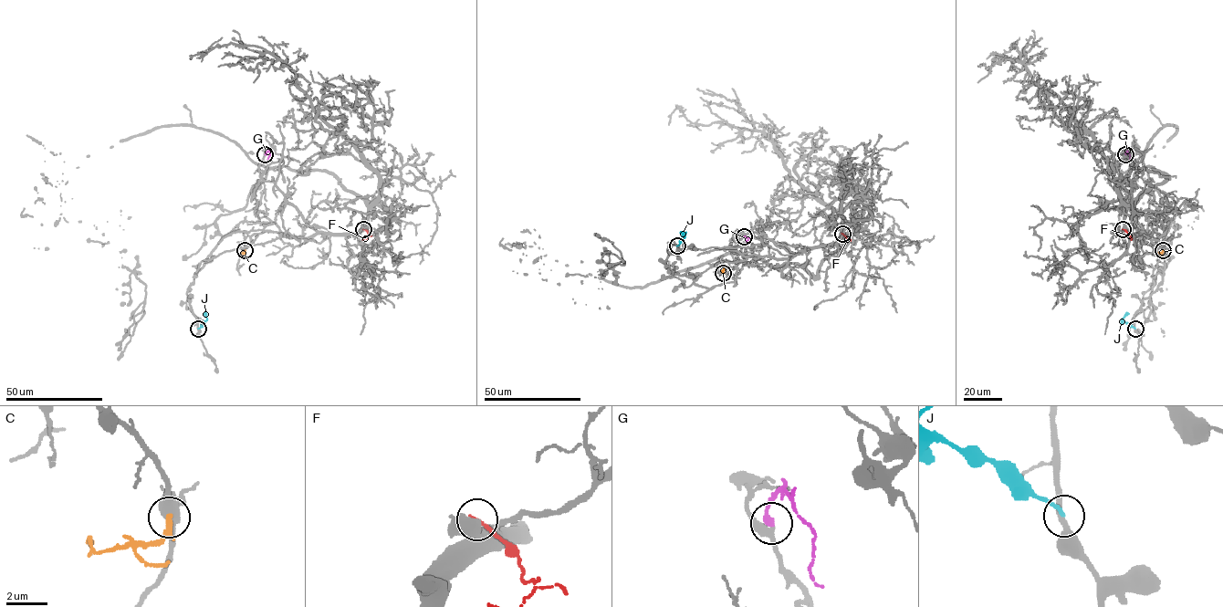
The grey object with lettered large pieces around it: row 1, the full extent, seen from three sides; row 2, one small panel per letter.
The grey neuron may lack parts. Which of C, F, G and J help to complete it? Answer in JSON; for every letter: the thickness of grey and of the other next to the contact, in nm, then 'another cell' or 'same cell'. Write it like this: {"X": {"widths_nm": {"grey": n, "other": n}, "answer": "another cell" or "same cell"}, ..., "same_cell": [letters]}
{"C": {"widths_nm": {"grey": 460, "other": 240}, "answer": "another cell"}, "F": {"widths_nm": {"grey": 500, "other": 160}, "answer": "another cell"}, "G": {"widths_nm": {"grey": 320, "other": 360}, "answer": "same cell"}, "J": {"widths_nm": {"grey": 300, "other": 160}, "answer": "another cell"}, "same_cell": ["G"]}

